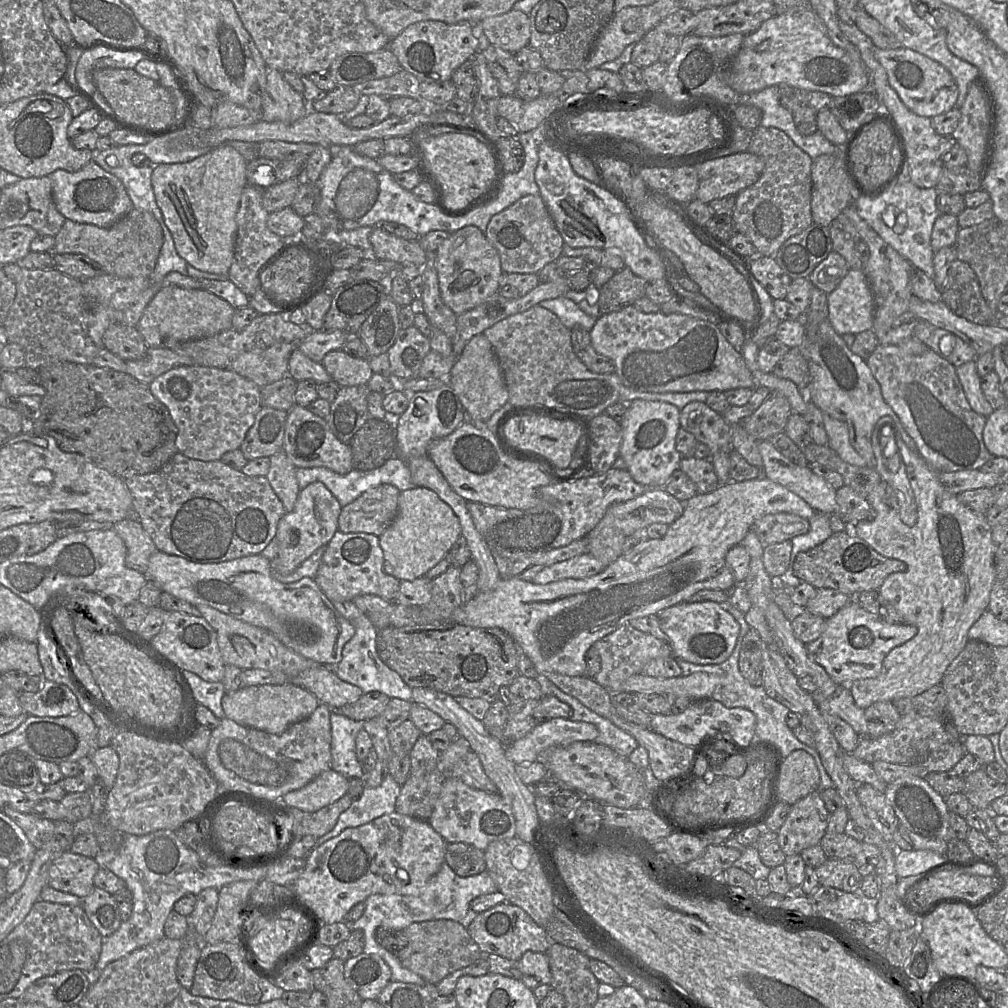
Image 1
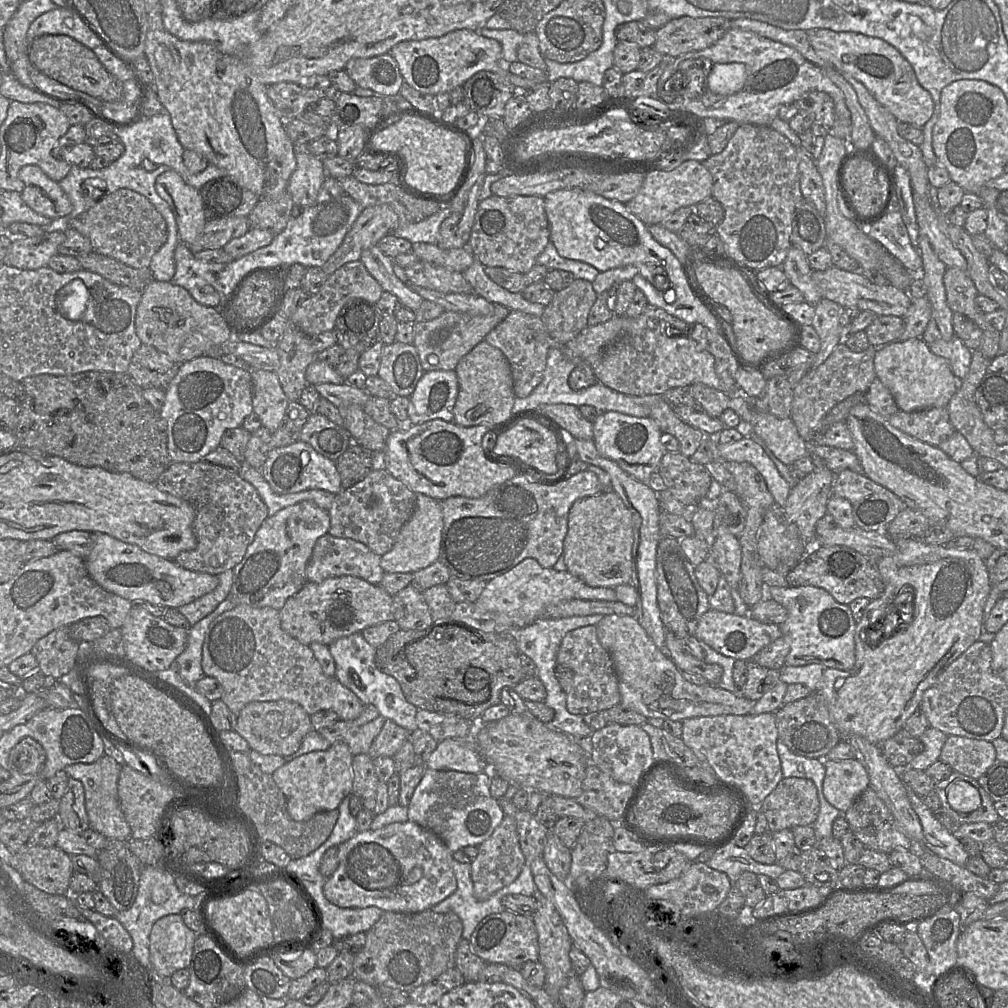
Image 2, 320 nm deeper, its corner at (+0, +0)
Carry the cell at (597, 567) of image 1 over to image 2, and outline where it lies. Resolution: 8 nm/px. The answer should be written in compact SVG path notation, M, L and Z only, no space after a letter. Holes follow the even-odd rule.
M527 558L506 573L488 581L475 603L485 611L513 617L516 628L523 628L540 619L547 606L574 598L582 584L585 583L567 570L543 568L535 559Z

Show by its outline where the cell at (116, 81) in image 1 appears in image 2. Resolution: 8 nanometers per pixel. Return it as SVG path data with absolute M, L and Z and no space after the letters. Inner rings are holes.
M67 35L35 38L29 44L28 57L39 71L74 90L107 102L115 102L122 96L122 83L105 69L95 53Z

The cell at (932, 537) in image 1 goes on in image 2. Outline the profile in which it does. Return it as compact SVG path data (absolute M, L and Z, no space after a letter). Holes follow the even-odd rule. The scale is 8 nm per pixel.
M919 538L892 540L896 544L894 555L883 557L875 564L884 583L884 591L877 599L870 601L856 624L854 666L850 670L825 668L819 691L816 691L826 701L830 719L842 739L858 735L878 746L903 729L906 720L919 709L923 693L937 683L953 661L979 640L984 631L984 606L992 590L985 560L973 549L930 545ZM902 588L913 594L912 623L906 625L902 622L886 639L883 639L885 636L882 635L882 629L872 628L873 634L870 637L868 632L872 614L877 610L885 612Z

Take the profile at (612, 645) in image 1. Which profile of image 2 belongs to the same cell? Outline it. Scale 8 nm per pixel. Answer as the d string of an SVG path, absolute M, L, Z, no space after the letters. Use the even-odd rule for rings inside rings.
M596 625L569 631L561 641L556 655L558 665L569 667L574 674L573 685L566 693L566 708L571 714L585 715L607 710L620 703L618 679L609 653L600 644Z

